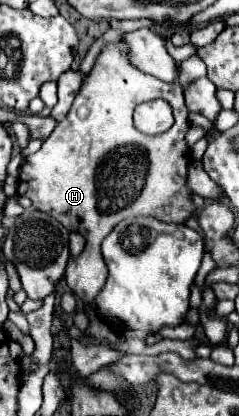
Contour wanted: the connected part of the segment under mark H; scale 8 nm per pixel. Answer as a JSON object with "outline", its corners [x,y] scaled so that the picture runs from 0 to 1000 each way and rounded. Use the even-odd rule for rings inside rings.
{"outline":[[[519,103],[444,108],[377,171],[377,180],[351,190],[335,224],[318,228],[276,286],[259,286],[209,329],[176,344],[176,353],[100,382],[100,397],[84,406],[75,450],[117,450],[109,474],[134,478],[142,502],[184,507],[243,526],[268,546],[293,555],[343,560],[360,575],[360,594],[326,618],[293,618],[276,642],[276,675],[301,704],[351,724],[385,728],[385,719],[418,704],[418,695],[444,680],[452,642],[418,608],[427,575],[519,526],[536,522],[644,522],[686,536],[770,536],[803,512],[812,493],[795,483],[795,454],[778,450],[778,416],[787,416],[787,349],[770,339],[778,315],[795,310],[787,296],[787,262],[770,248],[762,209],[753,200],[686,200],[636,180],[611,180],[577,171],[561,156],[536,151],[536,118]],[[636,238],[695,238],[728,267],[728,300],[669,320],[669,325],[603,325],[561,310],[552,272],[561,257],[636,243]]]}

